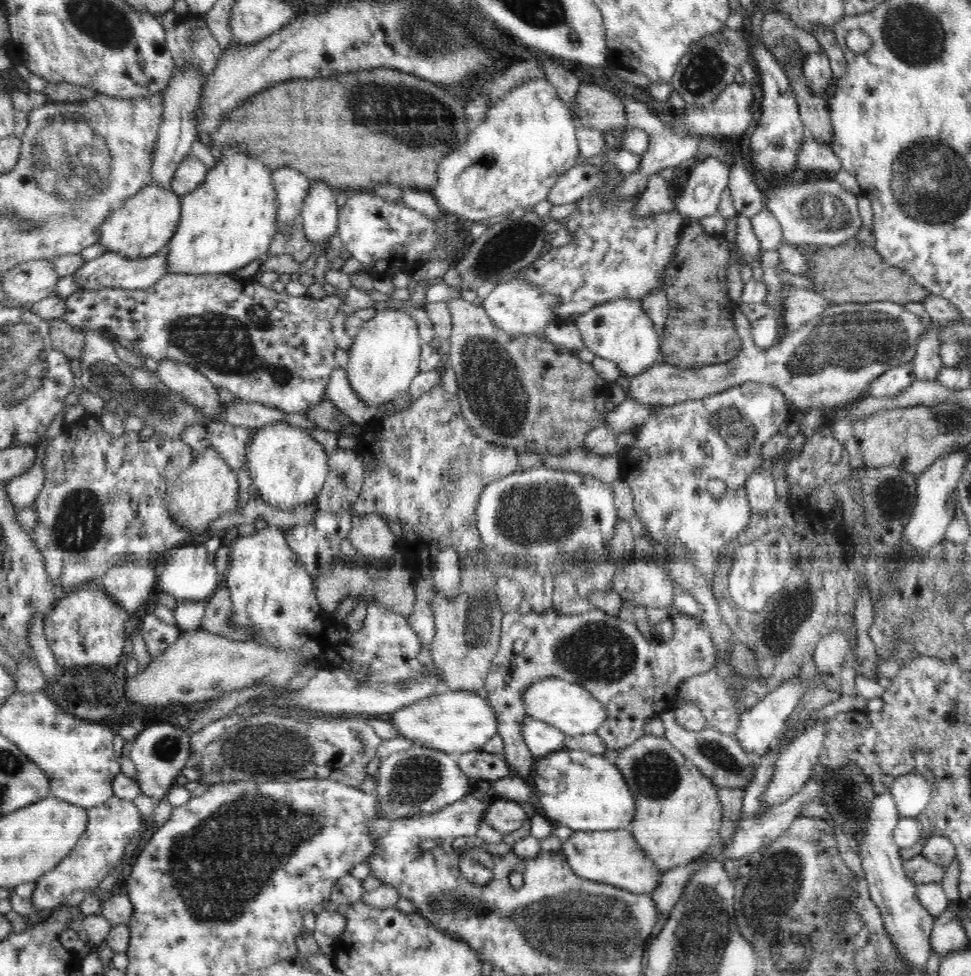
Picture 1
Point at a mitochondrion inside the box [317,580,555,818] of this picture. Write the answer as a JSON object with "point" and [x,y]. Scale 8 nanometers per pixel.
{"point":[416,779]}

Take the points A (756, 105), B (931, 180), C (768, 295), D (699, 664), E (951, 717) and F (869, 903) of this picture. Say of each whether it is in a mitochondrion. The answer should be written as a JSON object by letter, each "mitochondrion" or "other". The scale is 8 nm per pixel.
{"A":"other","B":"mitochondrion","C":"other","D":"other","E":"other","F":"other"}

